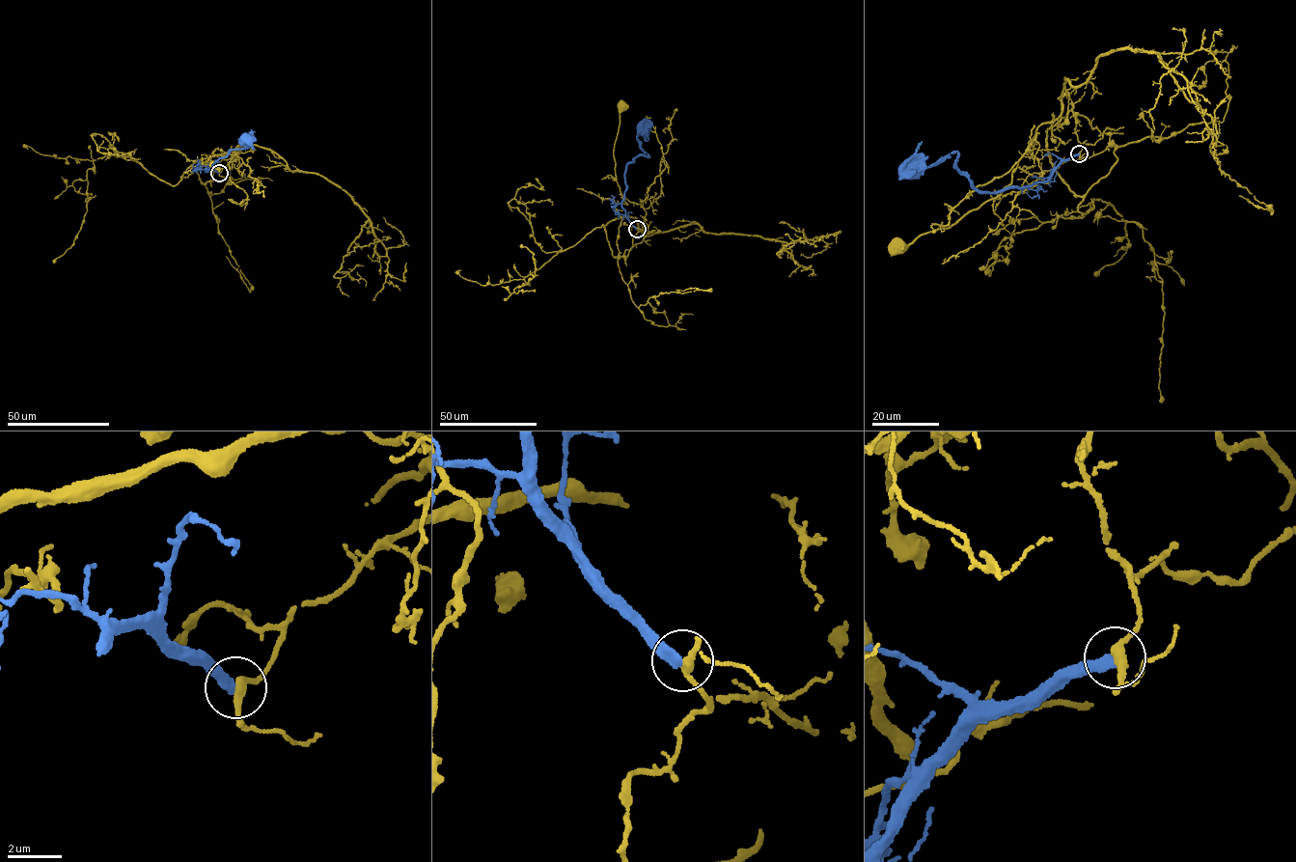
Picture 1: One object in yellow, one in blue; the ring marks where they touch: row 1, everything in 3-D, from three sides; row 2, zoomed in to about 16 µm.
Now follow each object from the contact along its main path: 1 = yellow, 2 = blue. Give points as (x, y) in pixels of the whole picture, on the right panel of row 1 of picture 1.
1: (1079, 153), (1077, 121), (1065, 89), (1061, 115), (1037, 128), (1011, 183), (948, 228), (897, 247)
2: (1079, 153), (1063, 160), (1044, 181), (992, 192), (976, 190), (955, 166), (957, 152), (909, 170)

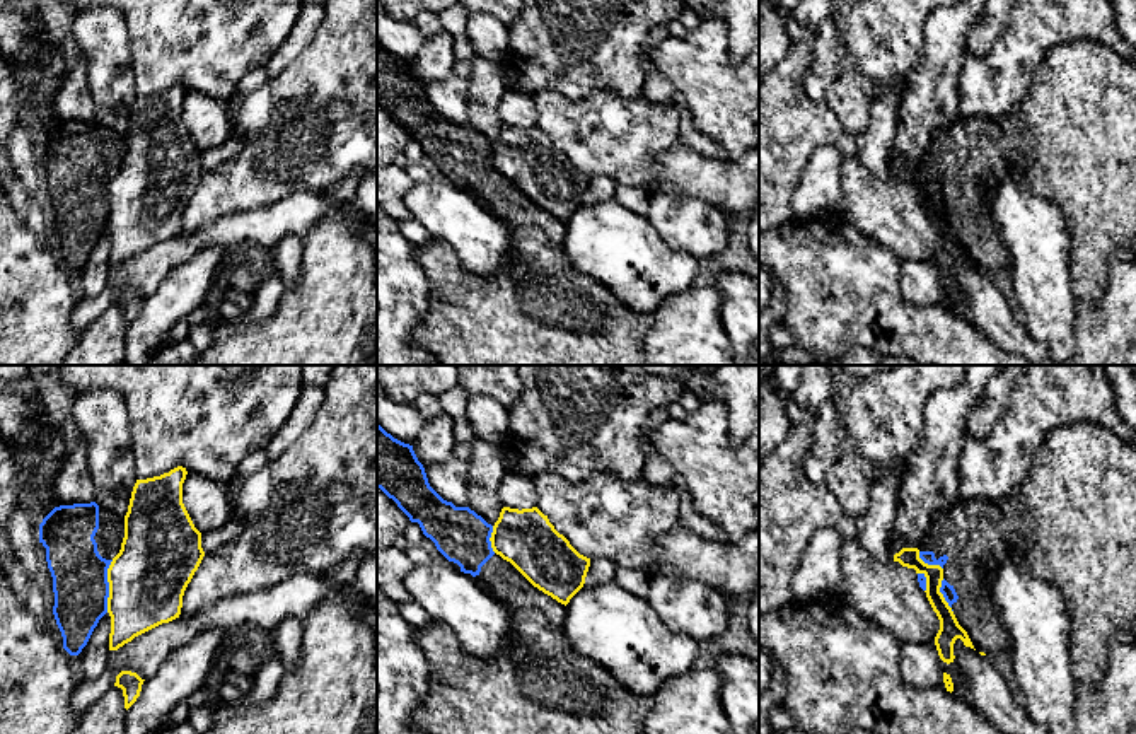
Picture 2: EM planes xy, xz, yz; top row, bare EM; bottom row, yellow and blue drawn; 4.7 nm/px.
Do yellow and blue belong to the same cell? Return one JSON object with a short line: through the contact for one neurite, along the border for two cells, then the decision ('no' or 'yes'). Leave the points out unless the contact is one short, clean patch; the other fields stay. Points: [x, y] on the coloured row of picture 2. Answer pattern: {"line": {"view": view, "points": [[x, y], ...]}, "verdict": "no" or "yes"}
{"line": {"view": "xy", "points": [[113, 560], [108, 569], [106, 611]]}, "verdict": "no"}

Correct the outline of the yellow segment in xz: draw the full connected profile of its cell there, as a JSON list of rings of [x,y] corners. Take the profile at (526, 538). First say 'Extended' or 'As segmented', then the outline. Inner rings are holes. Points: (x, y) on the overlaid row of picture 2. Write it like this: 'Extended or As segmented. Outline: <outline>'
As segmented. Outline: [[[503,507],[490,541],[496,555],[565,606],[585,584],[590,558],[580,555],[537,507]]]

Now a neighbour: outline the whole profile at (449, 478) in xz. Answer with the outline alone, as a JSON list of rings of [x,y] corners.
[[[450,457],[425,468],[430,486],[455,507],[469,505],[469,463]]]

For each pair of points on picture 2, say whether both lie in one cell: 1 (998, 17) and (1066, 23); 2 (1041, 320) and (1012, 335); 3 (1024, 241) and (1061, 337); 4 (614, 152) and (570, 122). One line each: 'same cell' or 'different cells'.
1: different cells
2: different cells
3: same cell
4: same cell

